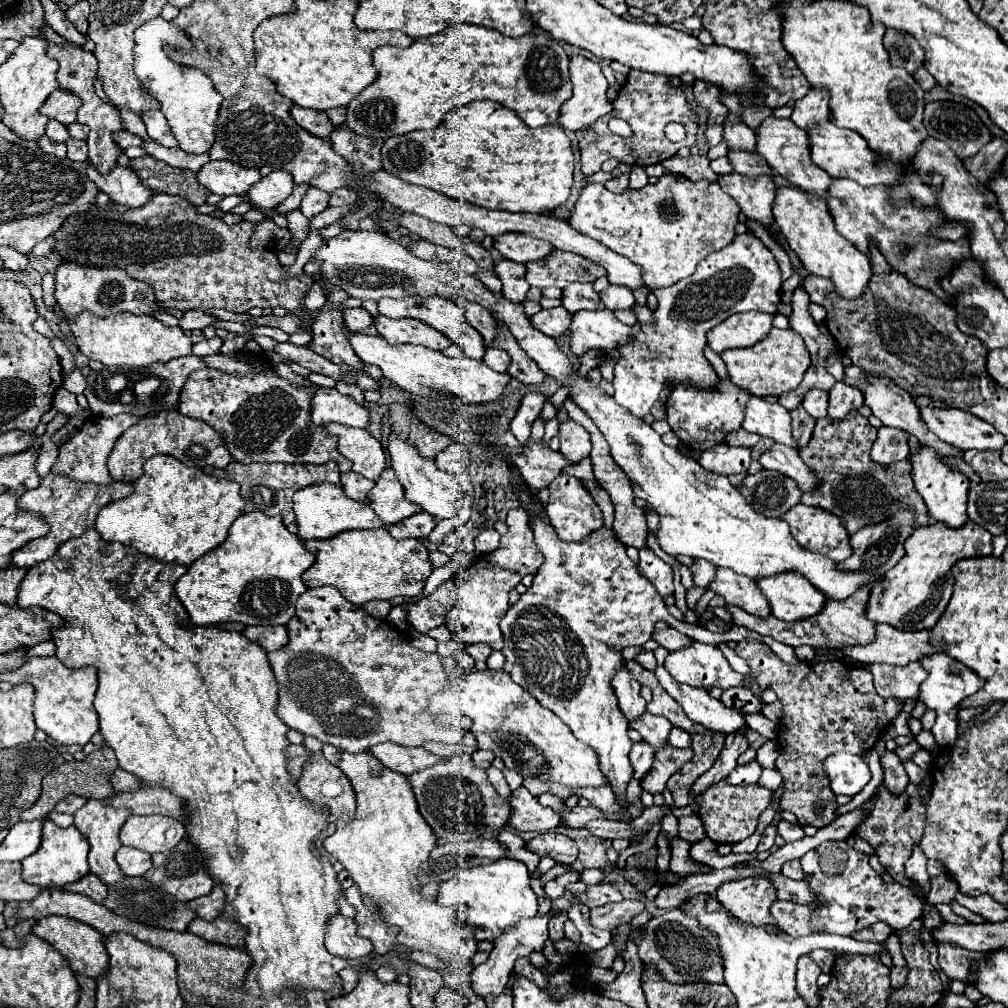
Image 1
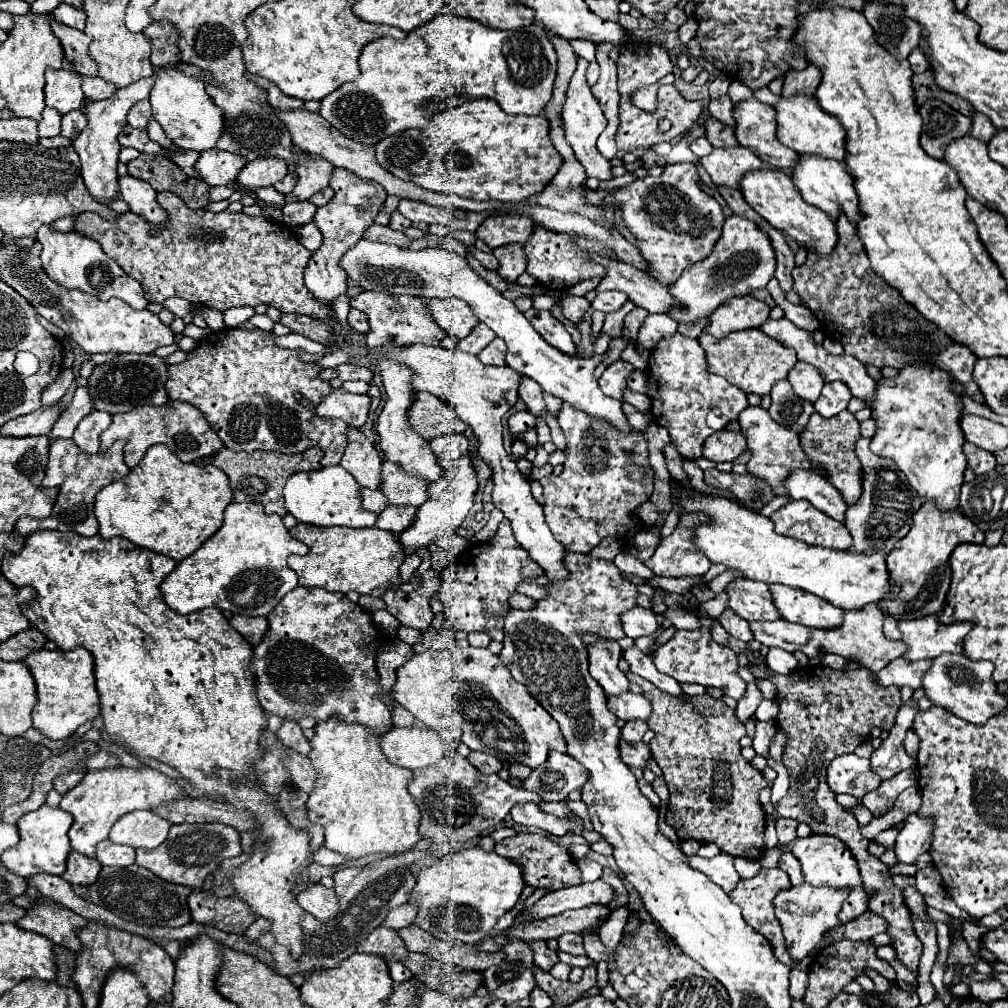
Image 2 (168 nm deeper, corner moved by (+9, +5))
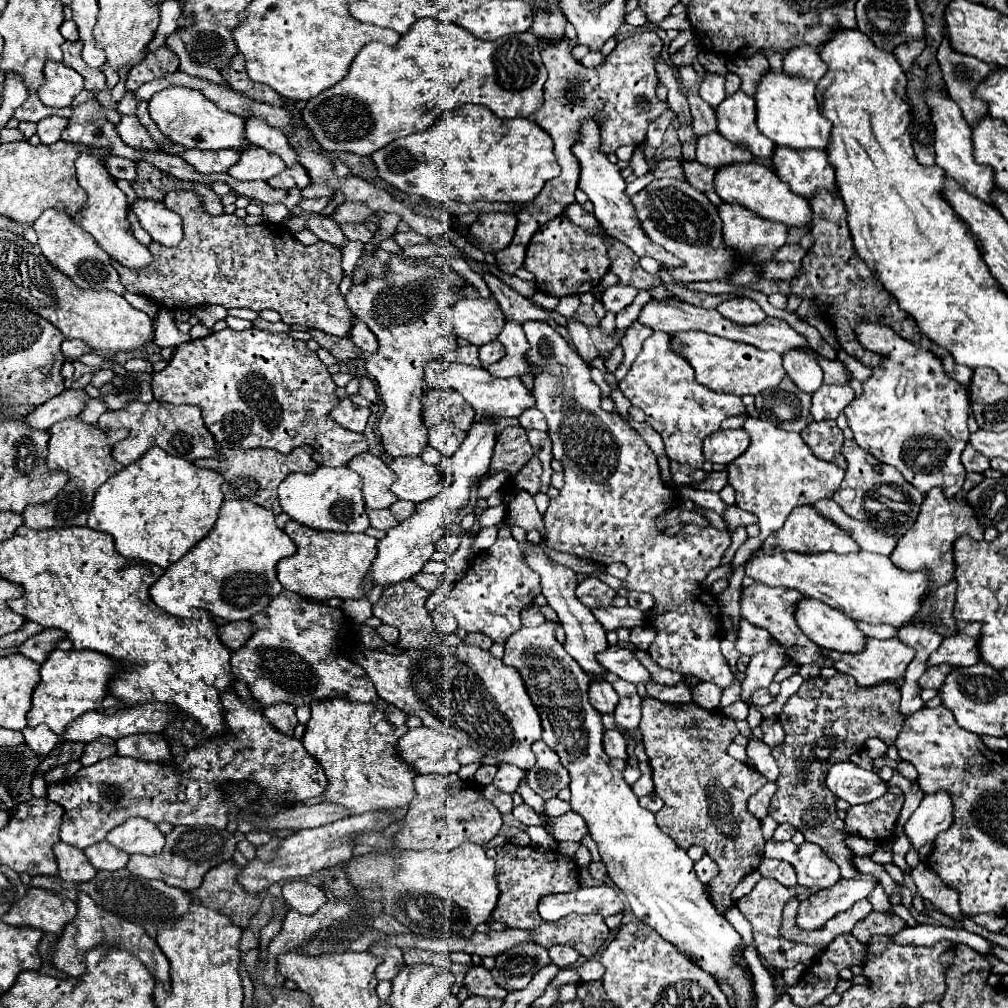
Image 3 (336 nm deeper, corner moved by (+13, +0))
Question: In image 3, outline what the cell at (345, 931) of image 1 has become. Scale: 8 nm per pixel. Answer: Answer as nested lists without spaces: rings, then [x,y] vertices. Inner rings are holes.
[[[306,881],[284,883],[282,885],[282,895],[284,895],[286,903],[302,915],[314,915],[322,907],[322,903],[328,901],[326,893],[320,887],[310,885]]]

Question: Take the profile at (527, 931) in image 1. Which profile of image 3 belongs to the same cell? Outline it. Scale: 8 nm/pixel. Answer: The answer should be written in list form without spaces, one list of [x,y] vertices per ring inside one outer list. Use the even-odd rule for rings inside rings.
[[[608,885],[580,887],[572,893],[546,895],[538,903],[538,913],[544,921],[558,921],[568,913],[598,913],[602,917],[608,917],[622,911],[622,897]]]

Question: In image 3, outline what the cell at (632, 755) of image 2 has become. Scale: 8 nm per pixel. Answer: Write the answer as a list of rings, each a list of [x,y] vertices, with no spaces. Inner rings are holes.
[[[604,729],[604,751],[608,753],[608,757],[620,757],[626,759],[626,739],[616,731],[616,729]]]

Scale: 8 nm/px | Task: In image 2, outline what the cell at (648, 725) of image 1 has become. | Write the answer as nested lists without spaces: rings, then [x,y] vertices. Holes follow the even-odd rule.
[[[620,694],[620,696],[610,696],[608,698],[608,708],[612,710],[612,714],[620,720],[642,720],[648,722],[650,720],[650,712],[652,706],[650,702],[642,696],[642,694]]]

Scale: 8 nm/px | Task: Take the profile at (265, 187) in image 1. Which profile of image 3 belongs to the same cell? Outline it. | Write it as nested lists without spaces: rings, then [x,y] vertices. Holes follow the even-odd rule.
[[[250,145],[246,151],[242,151],[240,161],[230,167],[230,175],[240,179],[240,181],[268,181],[270,177],[282,173],[286,169],[286,165],[282,163],[282,159],[262,147],[254,147]]]

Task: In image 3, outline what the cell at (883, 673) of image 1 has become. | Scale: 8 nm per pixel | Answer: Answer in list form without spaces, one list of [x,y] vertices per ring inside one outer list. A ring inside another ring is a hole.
[[[936,665],[936,667],[928,667],[928,671],[920,677],[920,687],[922,689],[928,689],[928,687],[932,687],[932,689],[940,689],[942,687],[942,683],[946,681],[946,675],[950,673],[950,671],[954,671],[954,667],[950,667],[950,665]]]

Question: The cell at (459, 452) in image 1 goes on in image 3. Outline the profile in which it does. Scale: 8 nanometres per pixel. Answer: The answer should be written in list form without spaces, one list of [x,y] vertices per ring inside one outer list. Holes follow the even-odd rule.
[[[440,423],[438,427],[428,429],[428,445],[440,451],[442,457],[450,457],[456,453],[460,443],[464,441],[464,431],[458,431],[454,423]]]

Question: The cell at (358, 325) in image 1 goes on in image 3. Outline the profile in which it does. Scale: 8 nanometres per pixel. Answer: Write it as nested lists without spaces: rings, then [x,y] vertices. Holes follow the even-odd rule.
[[[360,319],[354,321],[354,327],[352,327],[352,331],[350,331],[350,339],[352,339],[352,343],[354,343],[356,347],[360,347],[360,349],[366,351],[366,353],[378,351],[378,339],[376,339],[376,335],[374,335]]]

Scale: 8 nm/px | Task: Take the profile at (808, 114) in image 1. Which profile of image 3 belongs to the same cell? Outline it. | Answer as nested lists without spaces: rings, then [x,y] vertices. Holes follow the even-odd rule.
[[[794,47],[784,55],[784,69],[790,75],[800,75],[804,79],[820,81],[828,71],[826,63],[820,59],[820,47]]]

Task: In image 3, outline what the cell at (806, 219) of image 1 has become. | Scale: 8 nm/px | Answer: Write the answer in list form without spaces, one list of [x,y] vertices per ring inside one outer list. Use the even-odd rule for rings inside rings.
[[[758,161],[720,167],[720,171],[716,171],[716,175],[714,175],[714,191],[718,193],[718,197],[724,203],[740,203],[746,209],[750,209],[770,221],[780,221],[790,227],[804,227],[804,225],[810,225],[810,221],[812,221],[810,203],[806,199],[802,199],[800,195],[794,195],[790,191],[790,187],[786,187],[786,183],[776,179],[776,173],[770,167],[766,167]]]

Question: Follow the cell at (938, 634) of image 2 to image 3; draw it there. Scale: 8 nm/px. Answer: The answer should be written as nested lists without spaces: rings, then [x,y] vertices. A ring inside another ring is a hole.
[[[966,623],[966,627],[956,635],[942,641],[938,651],[932,653],[932,665],[948,663],[954,667],[970,667],[974,663],[980,663],[980,651],[978,651],[978,639],[980,639],[980,623]]]

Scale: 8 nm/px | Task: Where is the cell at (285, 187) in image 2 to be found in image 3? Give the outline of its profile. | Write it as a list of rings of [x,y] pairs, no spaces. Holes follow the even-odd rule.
[[[294,165],[294,167],[286,167],[274,179],[268,179],[268,183],[276,189],[294,189],[294,187],[304,189],[310,183],[310,175],[302,165]]]

